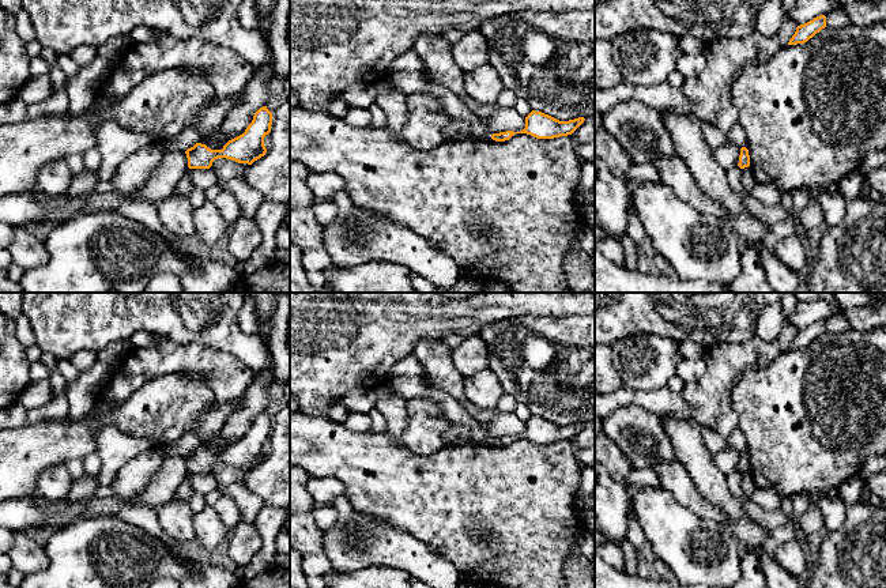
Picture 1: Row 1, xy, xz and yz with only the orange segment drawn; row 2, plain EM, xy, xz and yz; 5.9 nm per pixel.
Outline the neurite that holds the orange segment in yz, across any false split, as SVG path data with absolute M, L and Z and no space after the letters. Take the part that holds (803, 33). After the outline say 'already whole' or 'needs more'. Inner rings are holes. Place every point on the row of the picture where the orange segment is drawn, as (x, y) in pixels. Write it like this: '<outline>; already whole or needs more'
M819 15L813 20L798 26L788 45L804 44L825 27L826 27L826 16Z; already whole

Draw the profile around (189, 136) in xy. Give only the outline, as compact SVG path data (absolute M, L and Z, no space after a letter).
M193 127L185 128L181 133L167 139L163 147L167 151L182 151L193 147L196 143L201 142L200 133Z

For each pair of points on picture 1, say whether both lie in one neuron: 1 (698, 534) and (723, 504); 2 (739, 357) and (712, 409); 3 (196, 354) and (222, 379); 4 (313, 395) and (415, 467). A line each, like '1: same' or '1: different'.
1: different
2: same
3: same
4: different

